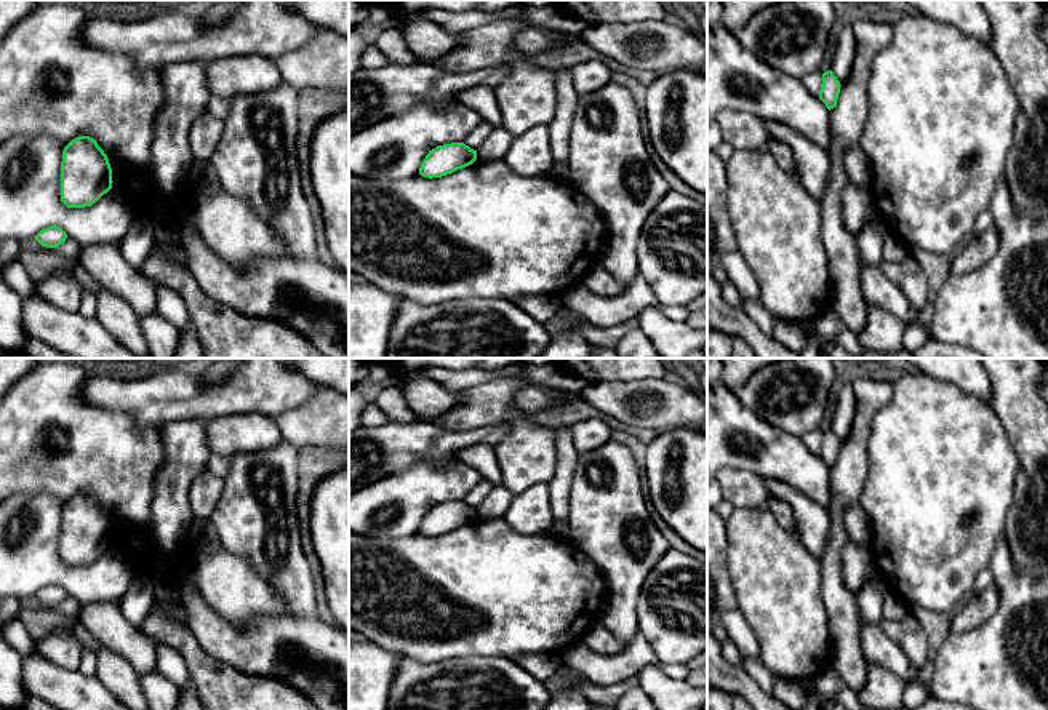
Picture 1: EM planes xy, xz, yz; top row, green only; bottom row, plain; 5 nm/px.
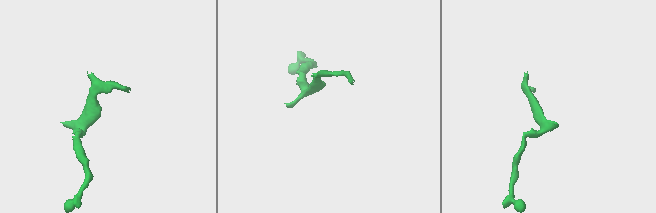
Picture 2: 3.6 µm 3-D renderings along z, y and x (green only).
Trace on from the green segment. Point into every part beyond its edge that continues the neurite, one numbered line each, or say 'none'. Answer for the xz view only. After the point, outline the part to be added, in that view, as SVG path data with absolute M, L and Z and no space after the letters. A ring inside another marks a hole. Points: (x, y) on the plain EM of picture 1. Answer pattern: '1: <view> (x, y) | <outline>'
none

